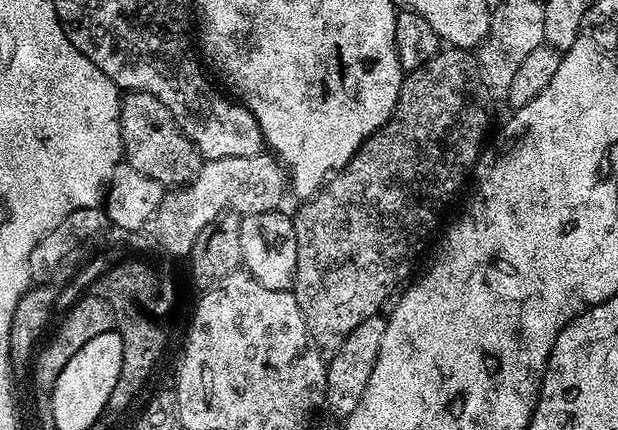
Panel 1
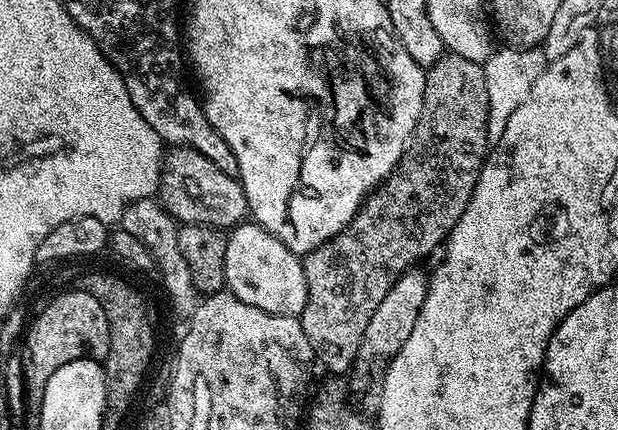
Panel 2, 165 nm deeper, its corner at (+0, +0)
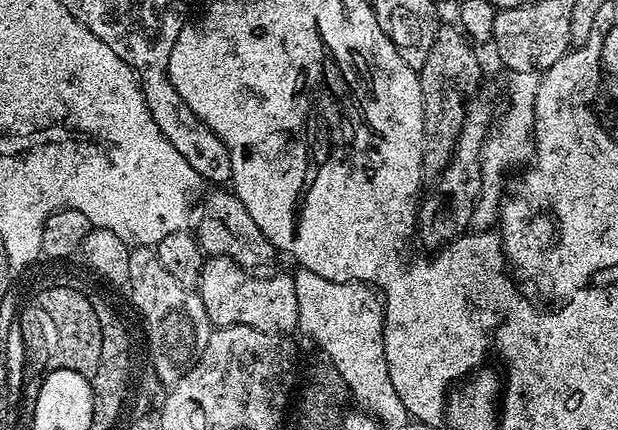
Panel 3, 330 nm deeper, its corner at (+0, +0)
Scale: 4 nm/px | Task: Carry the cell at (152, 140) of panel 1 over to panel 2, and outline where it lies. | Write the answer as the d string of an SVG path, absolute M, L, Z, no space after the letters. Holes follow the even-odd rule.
M176 146L165 155L160 174L159 203L181 225L205 224L221 230L231 229L249 215L244 187L236 176L226 174L198 150Z

